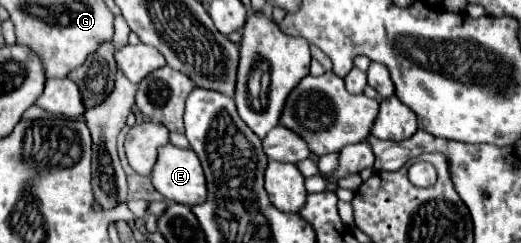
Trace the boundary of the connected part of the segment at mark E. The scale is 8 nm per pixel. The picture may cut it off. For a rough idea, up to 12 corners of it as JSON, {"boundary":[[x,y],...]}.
{"boundary":[[166,144],[152,170],[154,188],[184,206],[208,190],[194,150]]}

